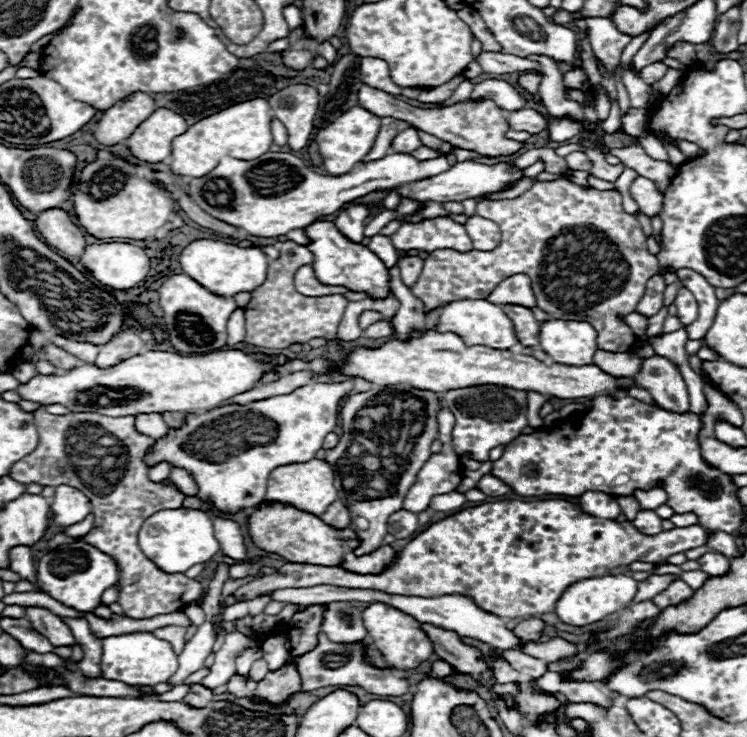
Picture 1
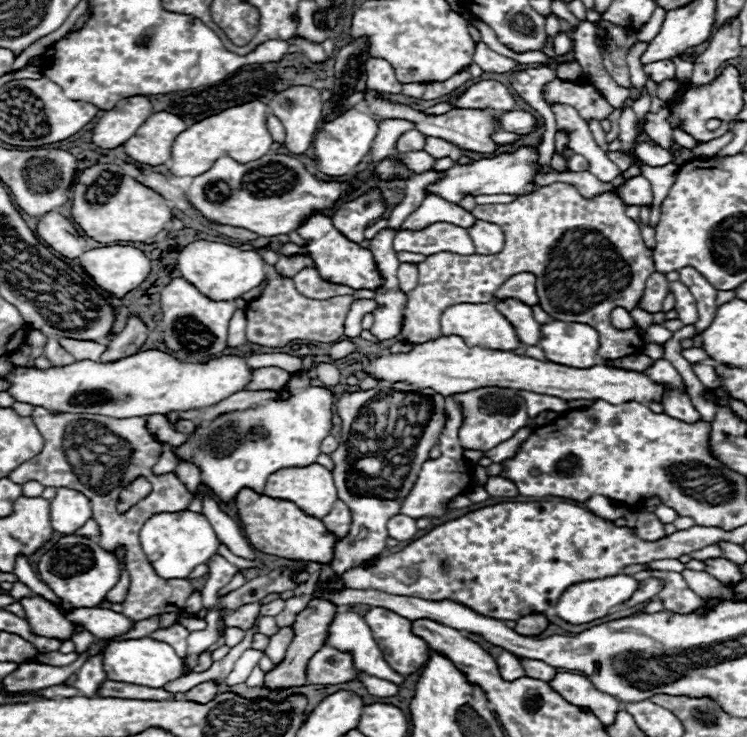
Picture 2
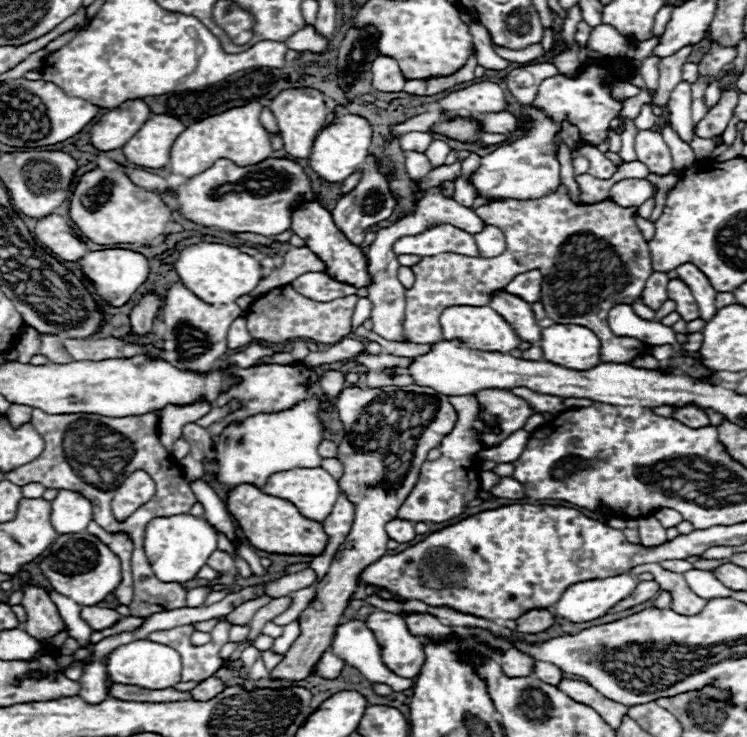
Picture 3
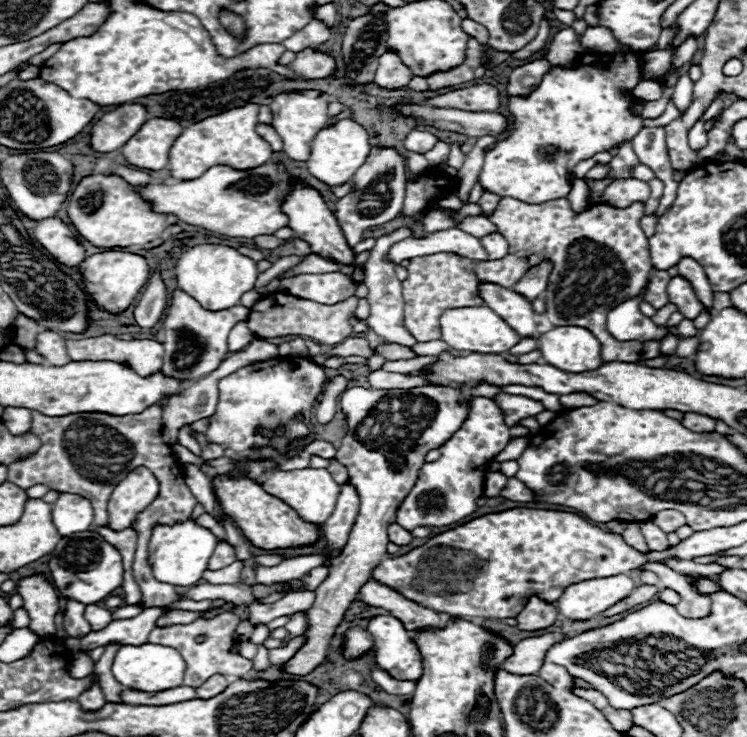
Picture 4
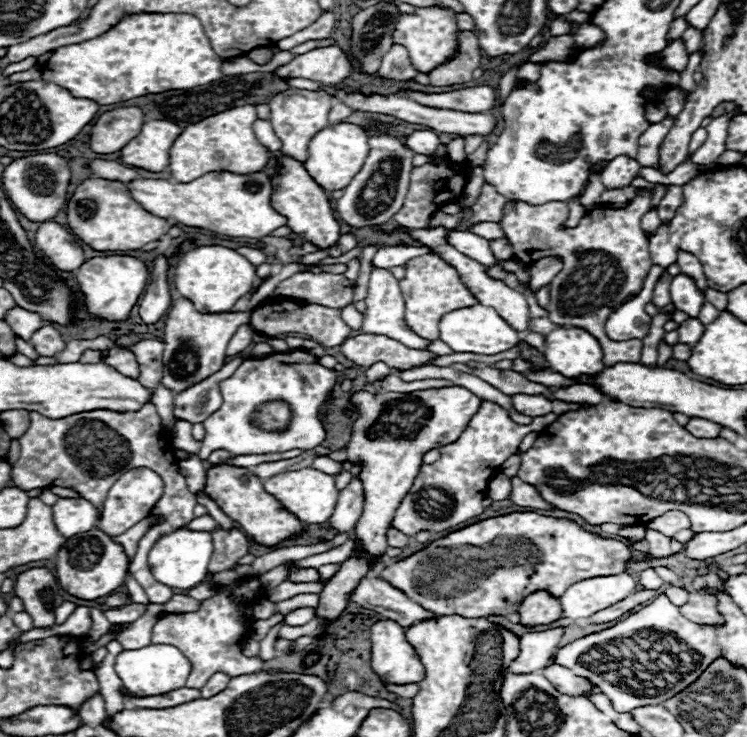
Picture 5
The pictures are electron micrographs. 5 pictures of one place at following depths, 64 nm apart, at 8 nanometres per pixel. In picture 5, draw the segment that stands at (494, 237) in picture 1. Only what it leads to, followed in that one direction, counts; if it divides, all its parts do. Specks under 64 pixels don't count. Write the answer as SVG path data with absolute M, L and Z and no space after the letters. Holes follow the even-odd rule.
M500 238L500 240L490 240L490 246L492 246L492 252L498 260L508 260L514 256L512 252L512 246L508 244L506 238Z

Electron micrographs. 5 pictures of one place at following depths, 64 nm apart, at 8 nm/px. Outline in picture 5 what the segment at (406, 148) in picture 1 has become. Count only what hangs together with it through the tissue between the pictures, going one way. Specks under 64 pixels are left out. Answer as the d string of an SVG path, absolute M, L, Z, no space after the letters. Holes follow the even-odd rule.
M416 130L414 134L410 134L406 138L406 144L416 152L416 154L426 154L430 156L438 146L440 146L440 138L436 132L432 130Z

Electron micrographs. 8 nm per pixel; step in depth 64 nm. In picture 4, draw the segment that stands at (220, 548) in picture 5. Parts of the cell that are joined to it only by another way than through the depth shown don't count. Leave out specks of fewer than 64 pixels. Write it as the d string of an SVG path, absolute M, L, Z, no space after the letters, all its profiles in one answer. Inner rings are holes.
M218 540L216 550L214 550L214 556L210 558L208 568L210 568L210 570L220 570L220 568L230 566L234 560L236 560L234 546L230 546L226 540L224 540L224 542L222 542L222 540Z

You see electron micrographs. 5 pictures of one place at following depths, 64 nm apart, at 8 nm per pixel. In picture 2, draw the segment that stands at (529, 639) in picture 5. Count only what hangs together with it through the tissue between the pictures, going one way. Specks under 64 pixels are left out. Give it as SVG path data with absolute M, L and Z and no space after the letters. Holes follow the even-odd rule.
M504 650L504 652L496 658L496 662L498 662L498 668L500 668L504 680L516 680L516 678L522 678L522 676L524 676L524 668L522 668L520 658L518 658L516 654Z

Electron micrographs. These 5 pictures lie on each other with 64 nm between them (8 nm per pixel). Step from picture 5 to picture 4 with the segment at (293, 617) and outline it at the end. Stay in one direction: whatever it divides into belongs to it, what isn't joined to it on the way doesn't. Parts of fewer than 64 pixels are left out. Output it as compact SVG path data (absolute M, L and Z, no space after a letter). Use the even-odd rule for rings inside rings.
M296 612L296 614L292 614L292 616L290 616L288 624L284 626L284 628L290 632L290 638L304 634L304 628L308 626L308 624L306 624L306 620L308 620L308 618L306 618L306 614L304 614L304 612Z

